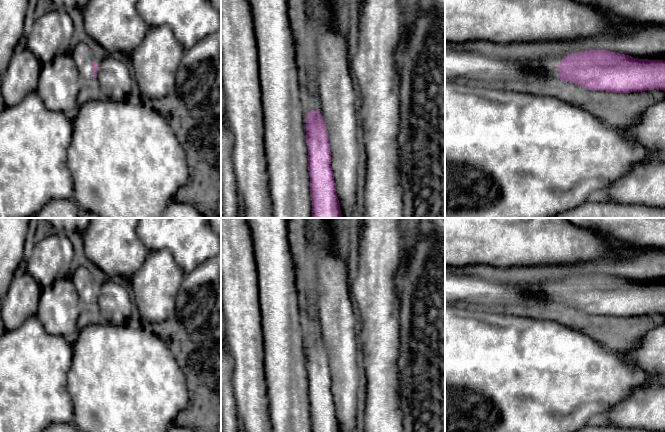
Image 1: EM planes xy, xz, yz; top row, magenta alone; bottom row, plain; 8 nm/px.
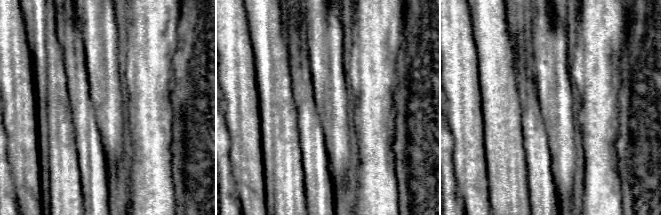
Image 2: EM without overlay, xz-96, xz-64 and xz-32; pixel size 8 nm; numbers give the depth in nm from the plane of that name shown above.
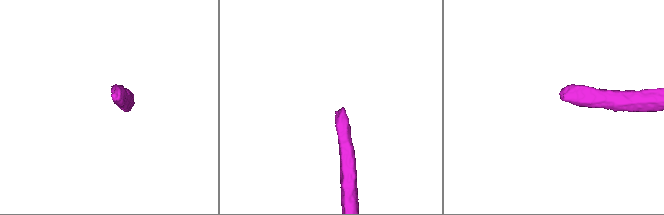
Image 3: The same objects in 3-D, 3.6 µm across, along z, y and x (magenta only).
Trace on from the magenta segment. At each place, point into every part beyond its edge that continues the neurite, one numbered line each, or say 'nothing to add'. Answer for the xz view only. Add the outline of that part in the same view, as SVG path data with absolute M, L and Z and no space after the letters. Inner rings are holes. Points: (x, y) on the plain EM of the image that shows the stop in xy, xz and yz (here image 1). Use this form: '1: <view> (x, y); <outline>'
1: xz (311, 326); M300 303L301 318L305 326L305 331L309 336L318 334L318 321L311 319L309 314L303 309L306 307L305 303Z

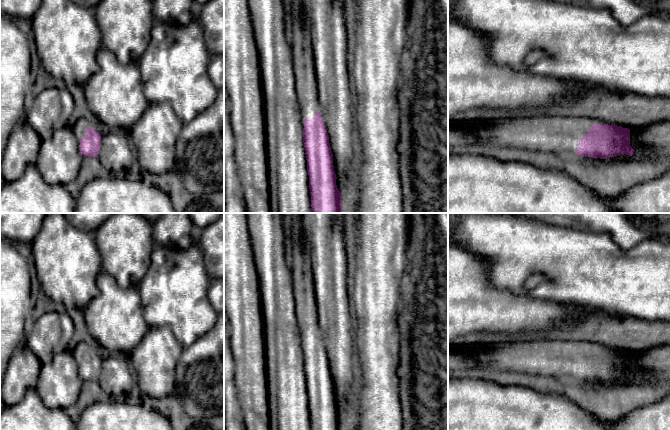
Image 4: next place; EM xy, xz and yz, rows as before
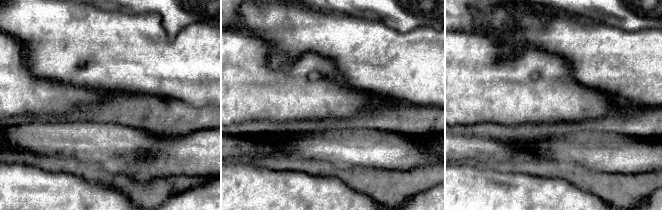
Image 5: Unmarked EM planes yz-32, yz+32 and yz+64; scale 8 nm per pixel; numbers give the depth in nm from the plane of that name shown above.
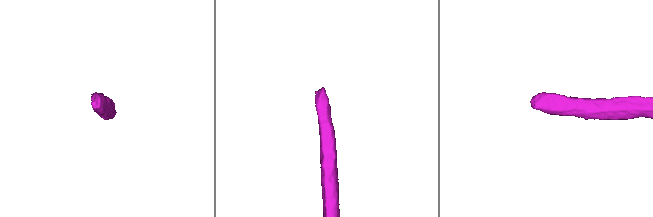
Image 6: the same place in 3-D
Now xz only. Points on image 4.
1: xz (297, 259); M284 216L283 225L286 262L292 273L297 323L301 332L302 343L311 344L319 335L311 263L308 252L299 245L300 232L298 229L292 228L292 219Z

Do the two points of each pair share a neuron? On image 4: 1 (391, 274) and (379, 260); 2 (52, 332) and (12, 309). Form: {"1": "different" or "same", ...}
{"1": "same", "2": "different"}

